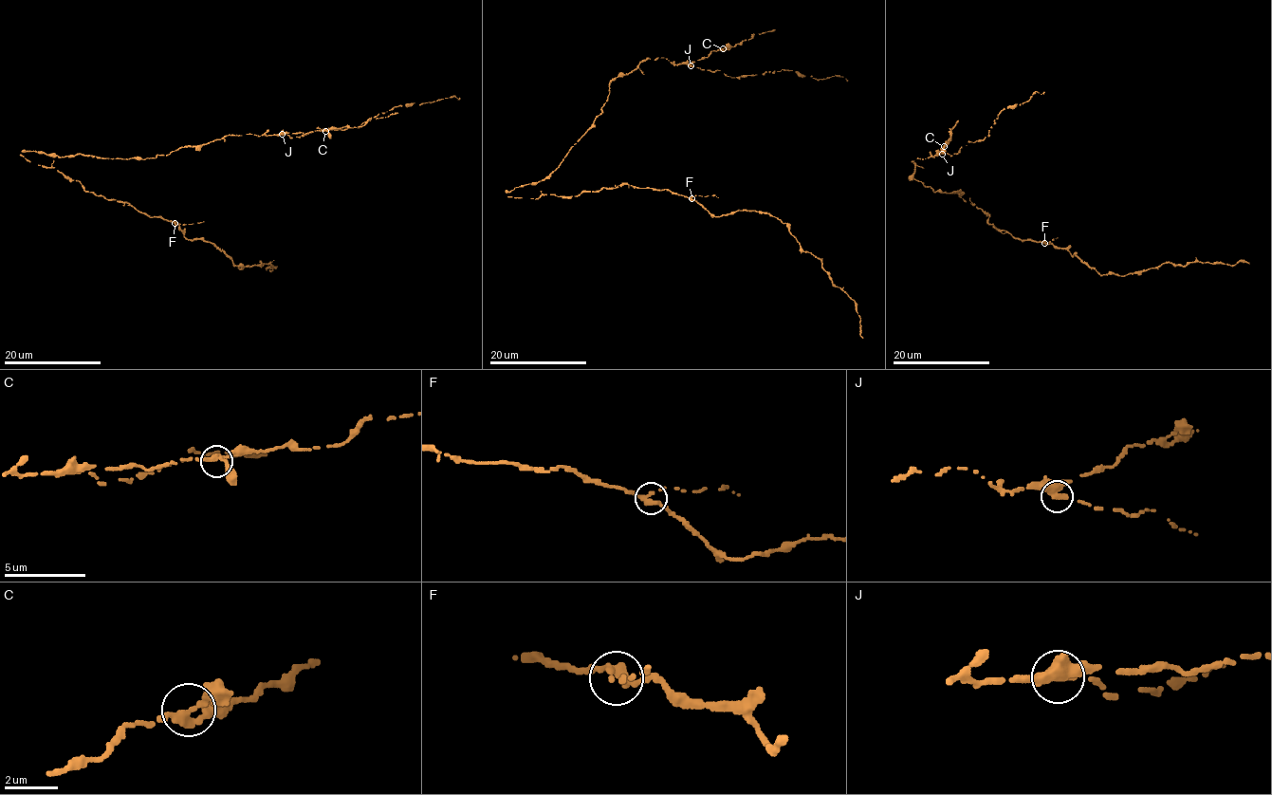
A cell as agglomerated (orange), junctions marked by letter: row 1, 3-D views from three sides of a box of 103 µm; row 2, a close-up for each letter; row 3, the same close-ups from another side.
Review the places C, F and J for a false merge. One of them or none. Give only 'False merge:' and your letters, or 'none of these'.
False merge: J

